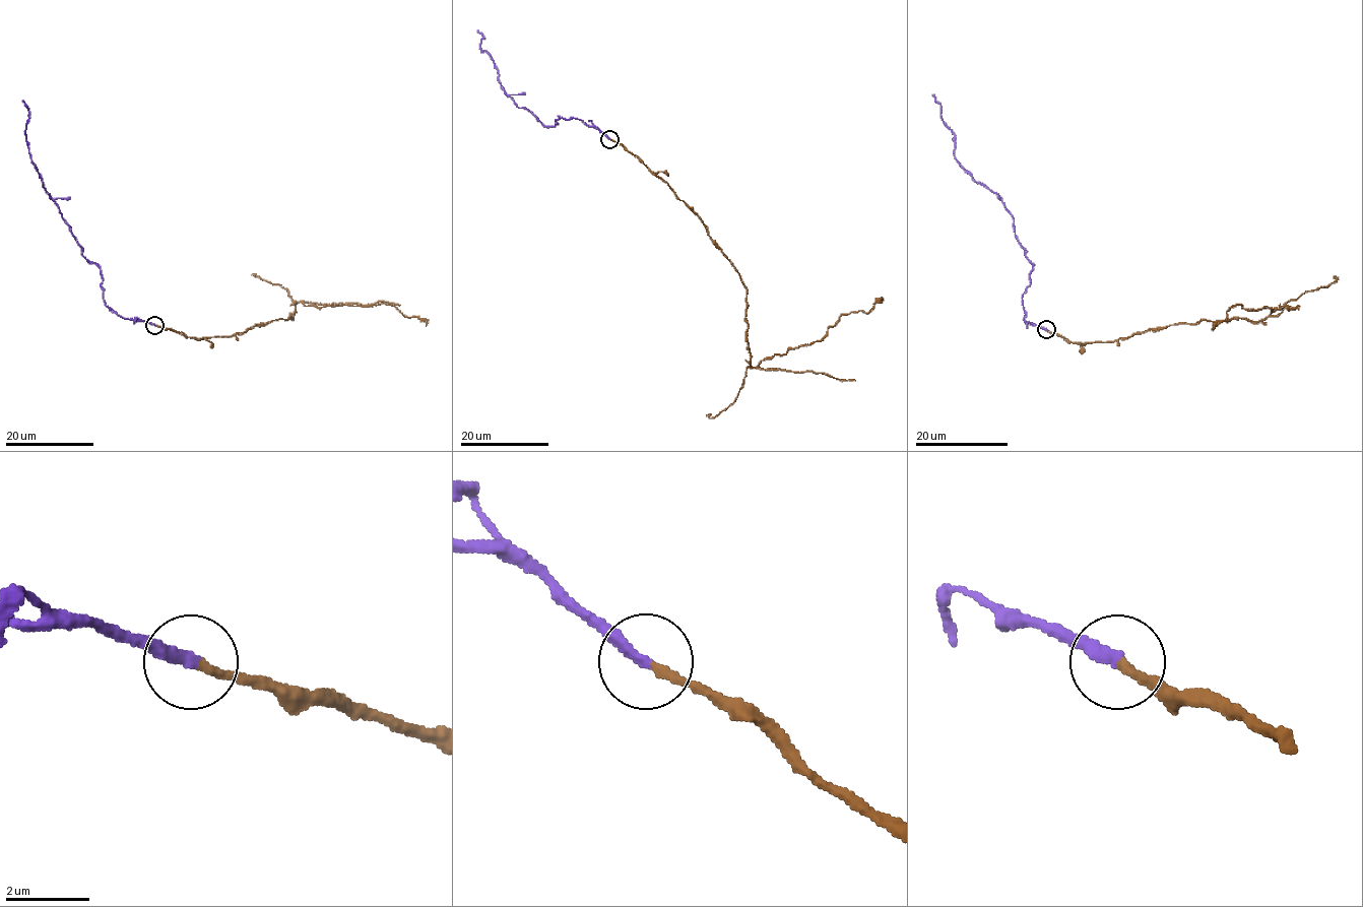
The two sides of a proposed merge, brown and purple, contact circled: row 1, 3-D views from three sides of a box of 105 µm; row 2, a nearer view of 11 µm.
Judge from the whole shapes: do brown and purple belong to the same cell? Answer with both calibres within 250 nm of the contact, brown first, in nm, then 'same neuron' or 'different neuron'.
200/320 nm | different neuron

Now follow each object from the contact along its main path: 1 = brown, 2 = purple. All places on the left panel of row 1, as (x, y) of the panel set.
1: (155, 325), (188, 337), (225, 337), (286, 319), (301, 302), (320, 308), (383, 302), (426, 326)
2: (154, 325), (118, 316), (106, 305), (101, 270), (82, 255), (33, 162), (26, 137), (28, 109), (22, 100)

